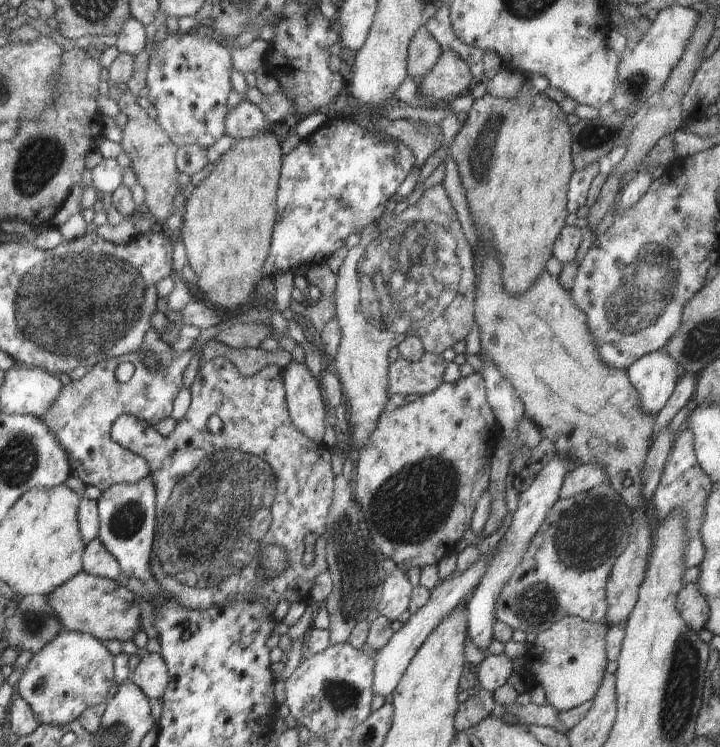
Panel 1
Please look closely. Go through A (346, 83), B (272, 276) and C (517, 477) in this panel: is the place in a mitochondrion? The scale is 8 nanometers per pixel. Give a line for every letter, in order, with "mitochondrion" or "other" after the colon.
A: other
B: other
C: other

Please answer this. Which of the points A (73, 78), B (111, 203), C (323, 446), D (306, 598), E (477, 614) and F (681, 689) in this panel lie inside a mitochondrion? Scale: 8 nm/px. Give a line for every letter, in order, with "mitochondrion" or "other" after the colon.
A: other
B: other
C: other
D: other
E: other
F: mitochondrion

